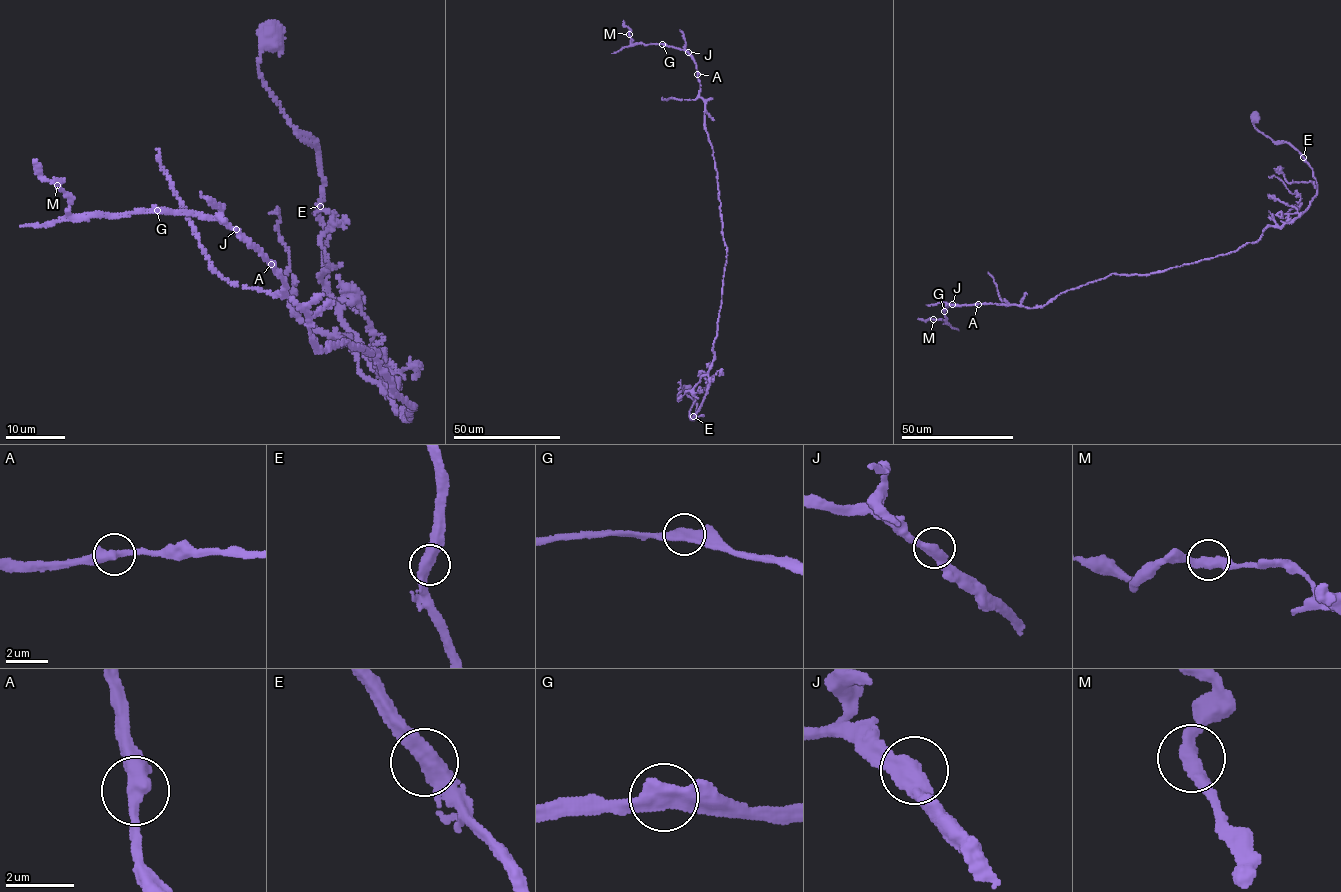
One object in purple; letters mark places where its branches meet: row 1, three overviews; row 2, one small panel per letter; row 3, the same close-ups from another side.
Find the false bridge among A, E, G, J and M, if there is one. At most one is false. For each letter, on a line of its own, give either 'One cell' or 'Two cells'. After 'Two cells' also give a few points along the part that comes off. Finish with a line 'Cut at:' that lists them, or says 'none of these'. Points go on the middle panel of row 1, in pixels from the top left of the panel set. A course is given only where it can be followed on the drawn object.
A: One cell
E: Two cells. Course of the part to remove: (693, 416), (697, 403), (682, 386), (692, 392)
G: One cell
J: One cell
M: One cell
Cut at: E

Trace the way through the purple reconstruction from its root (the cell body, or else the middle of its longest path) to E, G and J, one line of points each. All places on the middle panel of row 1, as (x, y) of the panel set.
E: (688, 389), (682, 387), (695, 403), (693, 416)
G: (688, 389), (682, 387), (695, 403), (692, 420), (709, 385), (726, 248), (695, 62), (684, 50), (662, 44)
J: (688, 389), (682, 387), (695, 403), (692, 420), (709, 385), (727, 254), (705, 100), (688, 52)

